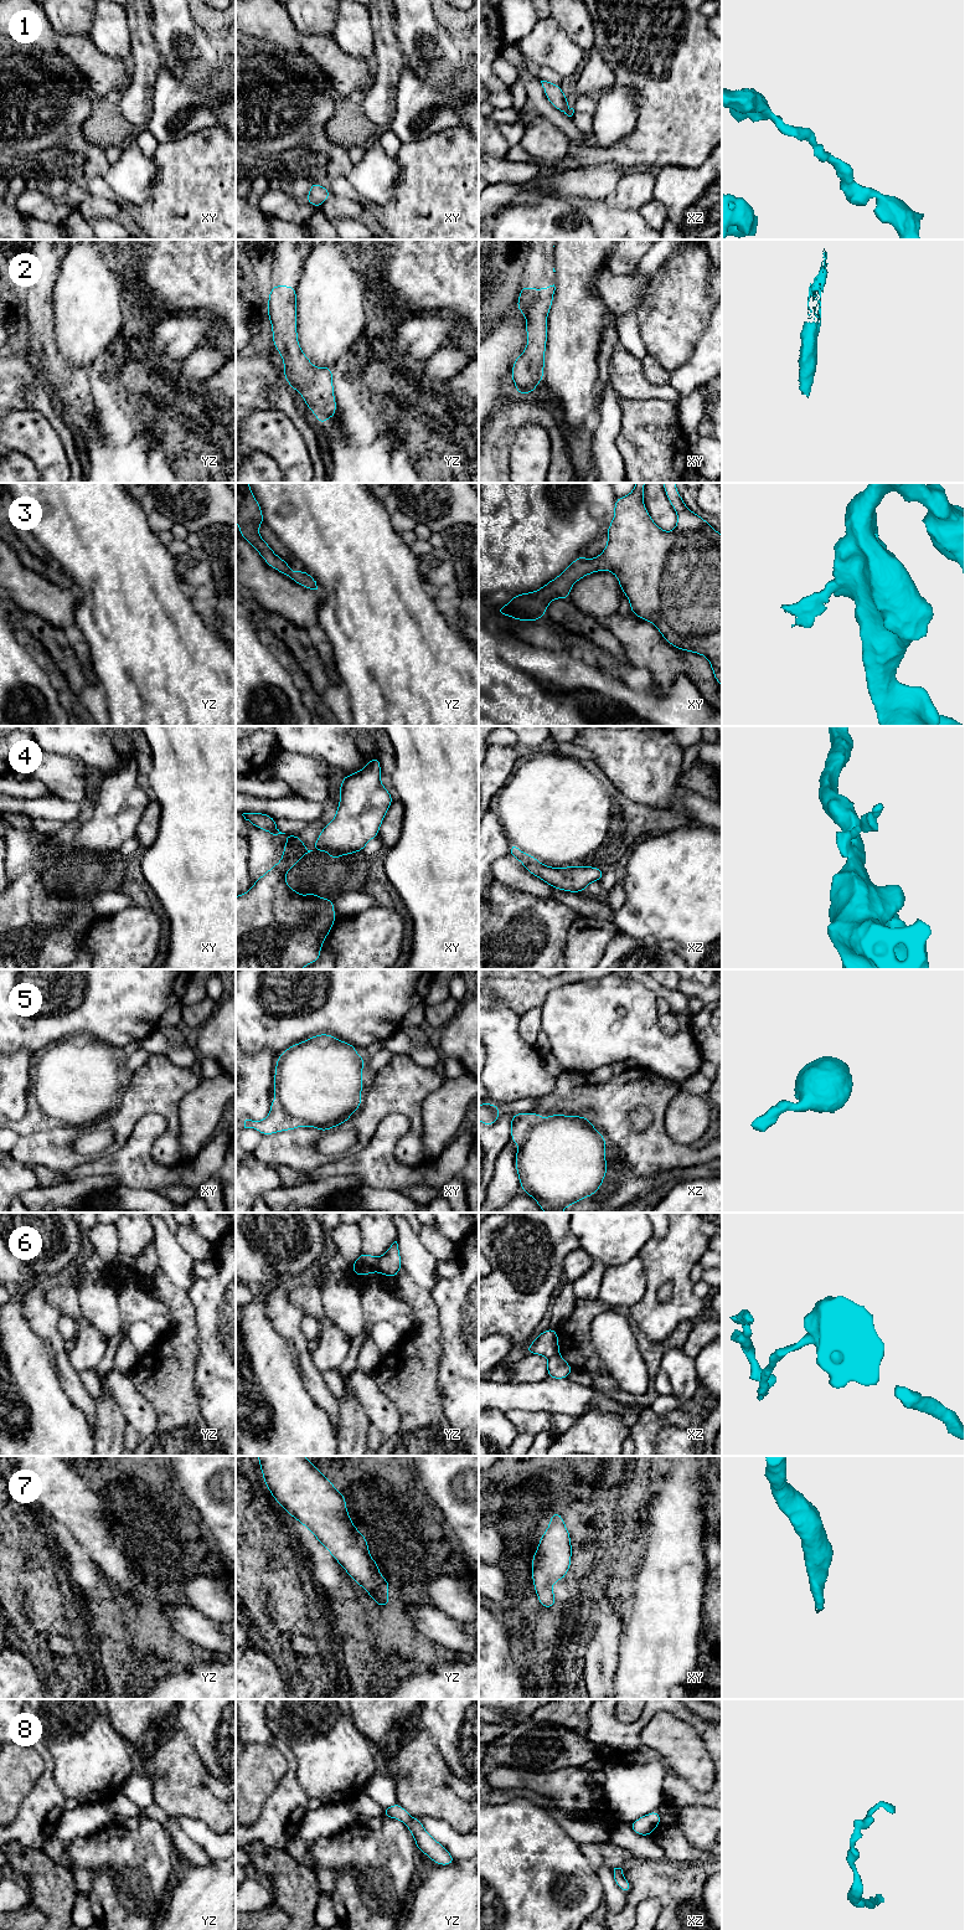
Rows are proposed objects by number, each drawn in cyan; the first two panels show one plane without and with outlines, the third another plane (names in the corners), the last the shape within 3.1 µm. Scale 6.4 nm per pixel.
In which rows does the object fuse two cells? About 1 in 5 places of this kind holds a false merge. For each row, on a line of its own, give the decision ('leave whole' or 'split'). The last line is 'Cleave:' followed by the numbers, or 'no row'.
1: leave whole
2: leave whole
3: leave whole
4: split
5: leave whole
6: split
7: leave whole
8: leave whole
Cleave: 4, 6

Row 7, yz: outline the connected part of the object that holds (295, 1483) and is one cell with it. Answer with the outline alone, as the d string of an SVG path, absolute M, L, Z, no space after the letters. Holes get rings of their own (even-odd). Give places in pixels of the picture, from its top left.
M257 1456L264 1483L280 1507L305 1525L372 1600L387 1607L389 1582L381 1575L365 1534L352 1524L346 1498L305 1456Z

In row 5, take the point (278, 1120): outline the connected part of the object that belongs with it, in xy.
M319 1034L314 1035L310 1039L294 1044L290 1048L288 1048L285 1051L283 1051L275 1064L275 1072L274 1072L274 1085L273 1085L273 1092L277 1095L275 1098L270 1102L270 1112L269 1115L263 1120L263 1121L252 1121L252 1120L246 1120L244 1121L244 1128L254 1128L259 1131L263 1136L269 1136L277 1132L283 1132L283 1131L289 1131L289 1129L295 1129L301 1126L306 1127L314 1127L320 1129L321 1132L325 1132L330 1128L334 1128L336 1126L342 1124L344 1122L347 1122L350 1116L358 1110L361 1106L362 1101L362 1069L365 1066L365 1057L361 1057L356 1048L349 1043L341 1041L336 1038L334 1038L330 1034Z

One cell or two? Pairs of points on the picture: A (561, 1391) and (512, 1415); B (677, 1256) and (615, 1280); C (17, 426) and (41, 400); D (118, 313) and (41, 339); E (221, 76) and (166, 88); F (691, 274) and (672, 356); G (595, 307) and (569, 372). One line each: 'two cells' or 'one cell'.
A: two cells
B: two cells
C: two cells
D: two cells
E: one cell
F: one cell
G: one cell

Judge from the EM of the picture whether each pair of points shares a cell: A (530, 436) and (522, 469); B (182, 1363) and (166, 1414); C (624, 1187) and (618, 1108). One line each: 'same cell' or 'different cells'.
A: same cell
B: same cell
C: different cells

